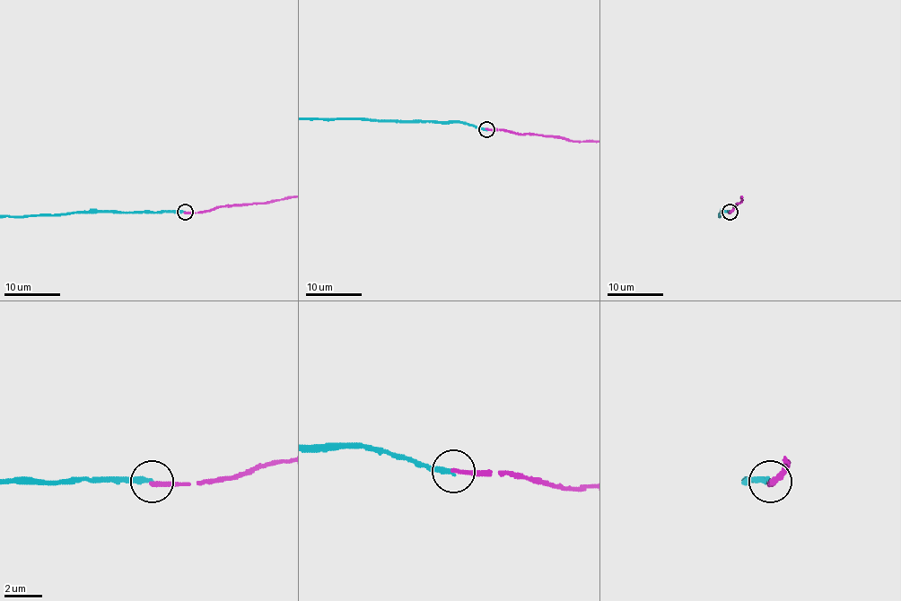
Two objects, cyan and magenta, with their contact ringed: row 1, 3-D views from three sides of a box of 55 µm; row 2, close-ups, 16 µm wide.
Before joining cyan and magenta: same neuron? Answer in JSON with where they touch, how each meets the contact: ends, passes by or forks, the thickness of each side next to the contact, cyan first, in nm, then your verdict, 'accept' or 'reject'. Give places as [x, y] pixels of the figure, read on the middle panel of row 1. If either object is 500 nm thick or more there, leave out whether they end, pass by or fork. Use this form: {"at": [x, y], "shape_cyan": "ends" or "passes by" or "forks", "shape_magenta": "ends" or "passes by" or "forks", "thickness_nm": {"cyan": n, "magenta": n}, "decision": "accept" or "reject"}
{"at": [486, 129], "shape_cyan": "ends", "shape_magenta": "ends", "thickness_nm": {"cyan": 240, "magenta": 240}, "decision": "reject"}

